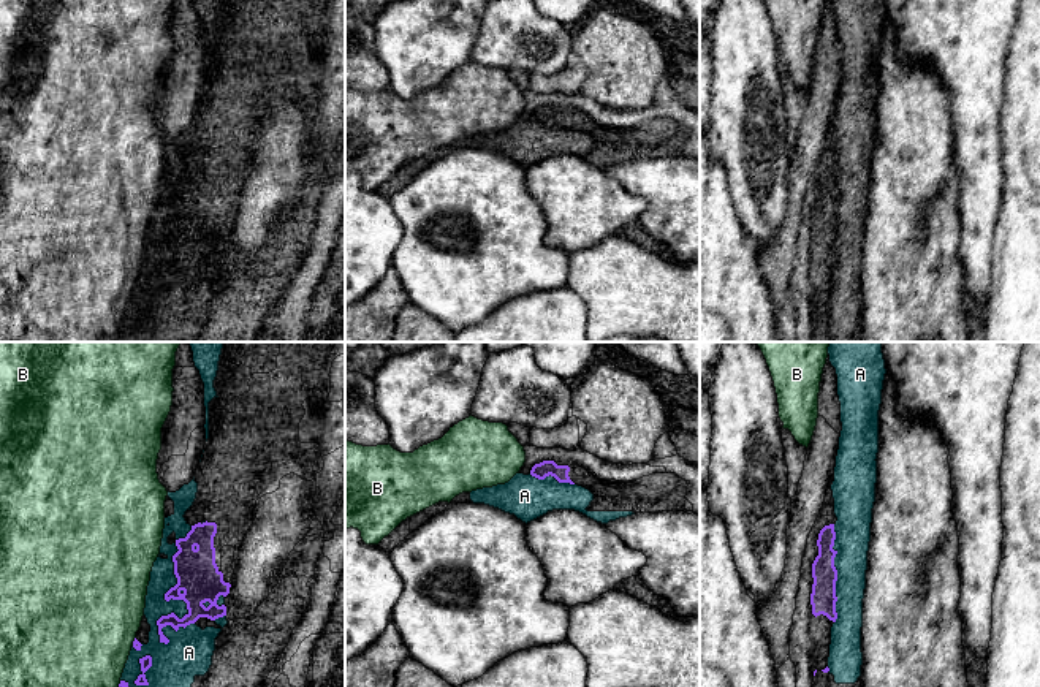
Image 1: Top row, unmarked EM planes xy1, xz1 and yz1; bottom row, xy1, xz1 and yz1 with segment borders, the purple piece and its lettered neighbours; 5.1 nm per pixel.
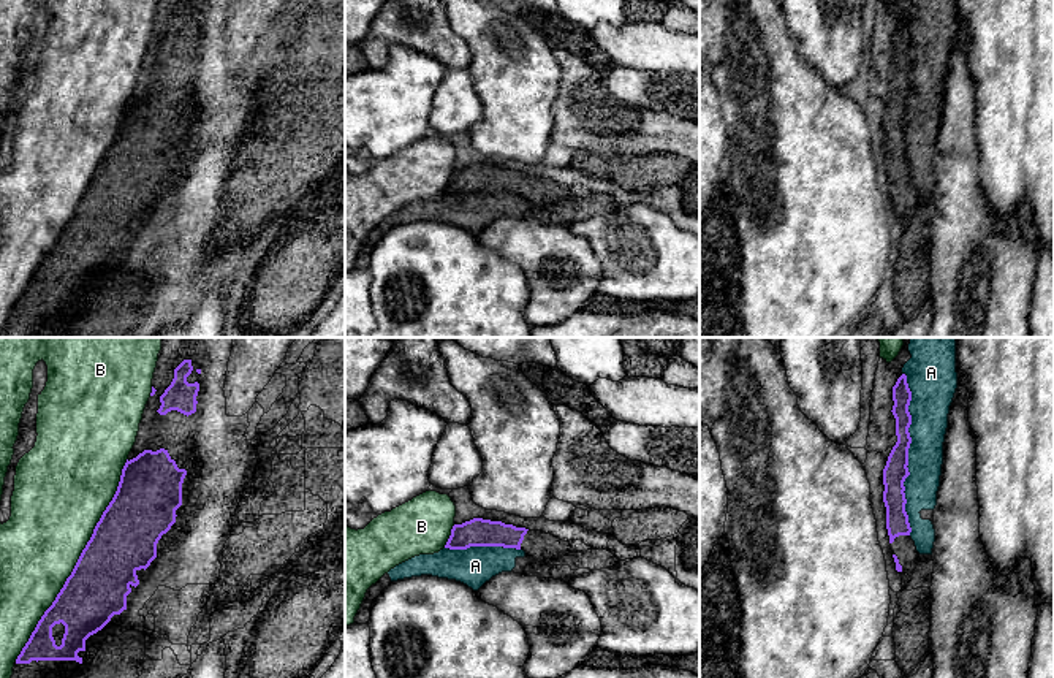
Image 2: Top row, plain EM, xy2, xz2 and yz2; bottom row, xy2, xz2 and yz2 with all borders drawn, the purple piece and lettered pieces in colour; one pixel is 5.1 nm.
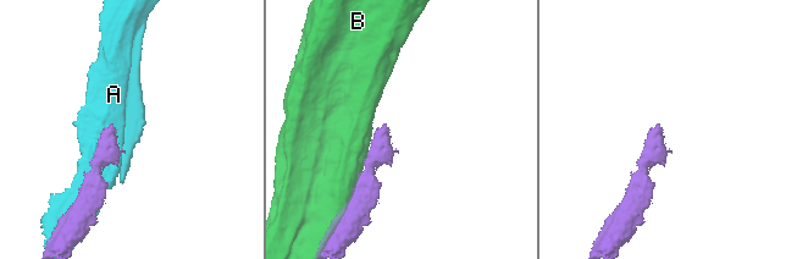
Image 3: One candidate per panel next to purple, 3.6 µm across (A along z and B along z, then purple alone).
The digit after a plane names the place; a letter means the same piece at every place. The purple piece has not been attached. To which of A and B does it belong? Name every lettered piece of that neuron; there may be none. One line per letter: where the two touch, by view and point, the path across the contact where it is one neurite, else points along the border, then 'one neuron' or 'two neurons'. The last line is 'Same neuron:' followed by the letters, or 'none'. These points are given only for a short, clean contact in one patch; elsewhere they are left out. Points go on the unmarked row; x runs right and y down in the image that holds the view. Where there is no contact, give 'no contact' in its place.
A: meets purple in xy1 at (179, 244); two neurons
B: meets purple in xy2 at (78, 205); two neurons
Same neuron: none

